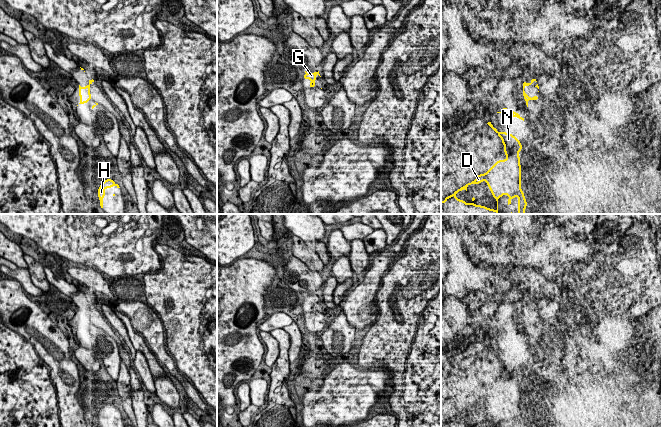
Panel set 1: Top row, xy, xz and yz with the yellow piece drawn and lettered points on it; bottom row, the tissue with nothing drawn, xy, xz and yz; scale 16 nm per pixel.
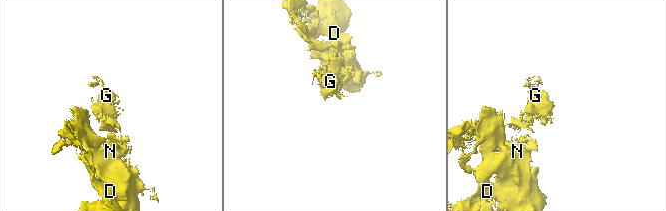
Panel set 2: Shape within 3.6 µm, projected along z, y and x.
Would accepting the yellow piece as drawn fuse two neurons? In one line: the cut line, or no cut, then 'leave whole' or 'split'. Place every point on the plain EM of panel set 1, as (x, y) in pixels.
cut none; leave whole

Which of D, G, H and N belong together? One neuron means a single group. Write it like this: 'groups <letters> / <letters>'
groups D G H N

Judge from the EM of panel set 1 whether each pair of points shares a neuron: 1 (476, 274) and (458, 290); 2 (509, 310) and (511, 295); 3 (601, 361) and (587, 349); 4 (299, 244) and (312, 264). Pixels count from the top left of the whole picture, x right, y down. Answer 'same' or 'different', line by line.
1: different
2: different
3: same
4: same

